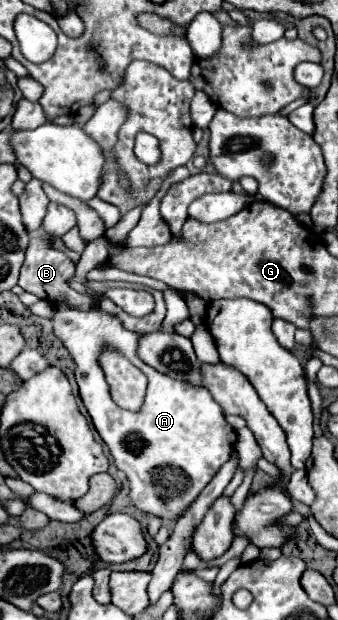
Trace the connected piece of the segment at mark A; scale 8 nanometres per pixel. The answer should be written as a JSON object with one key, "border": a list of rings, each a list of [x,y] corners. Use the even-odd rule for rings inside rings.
{"border":[[[62,304],[62,306],[58,306],[58,310],[52,318],[52,324],[54,324],[54,334],[64,342],[64,346],[68,348],[68,352],[72,354],[72,358],[76,362],[76,382],[80,386],[80,398],[82,398],[82,402],[84,402],[84,406],[86,406],[86,410],[92,418],[92,424],[98,430],[98,434],[102,436],[102,440],[108,444],[116,466],[130,480],[130,500],[132,500],[132,504],[146,514],[160,516],[164,522],[178,520],[182,516],[182,512],[202,492],[204,484],[208,484],[208,480],[212,480],[212,476],[220,470],[220,466],[230,460],[230,454],[234,450],[236,430],[230,424],[226,424],[220,404],[210,396],[210,392],[206,388],[198,388],[198,386],[192,386],[192,384],[186,384],[186,382],[182,384],[174,378],[168,378],[166,374],[160,374],[158,370],[154,370],[146,362],[142,362],[138,358],[138,352],[136,352],[140,334],[126,330],[116,318],[112,318],[108,314],[102,314],[102,312],[96,312],[96,310],[80,312],[80,310],[72,310],[70,306]],[[102,346],[116,348],[136,368],[140,368],[146,374],[148,392],[146,392],[146,400],[144,400],[144,406],[142,406],[140,412],[132,414],[128,410],[118,408],[112,402],[110,392],[108,392],[108,382],[104,378],[102,368],[98,366],[98,354],[100,354]]]}

